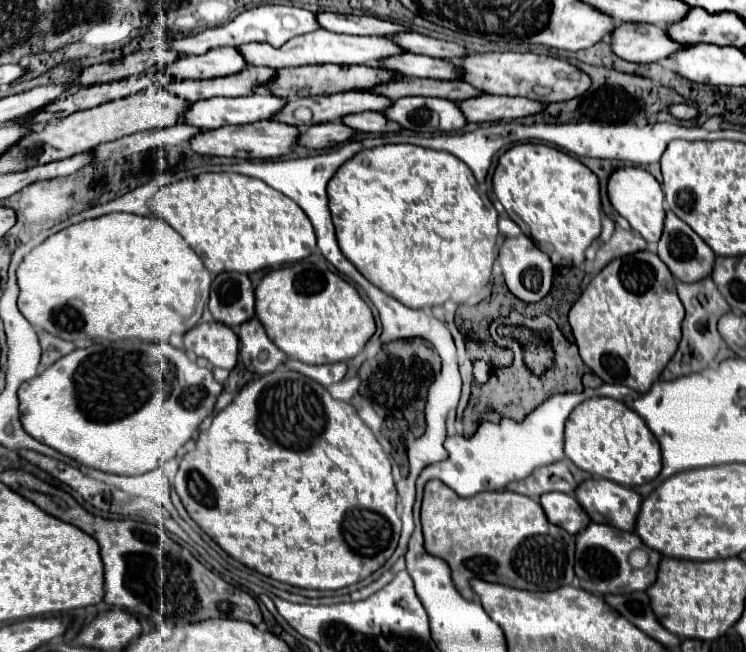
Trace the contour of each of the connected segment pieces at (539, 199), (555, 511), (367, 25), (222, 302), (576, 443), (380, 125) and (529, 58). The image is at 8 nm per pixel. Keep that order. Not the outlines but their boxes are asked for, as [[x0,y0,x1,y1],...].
[[493,144,601,268],[541,494,591,534],[317,14,411,36],[209,272,255,328],[565,398,661,486],[343,112,403,132],[457,52,591,102]]

